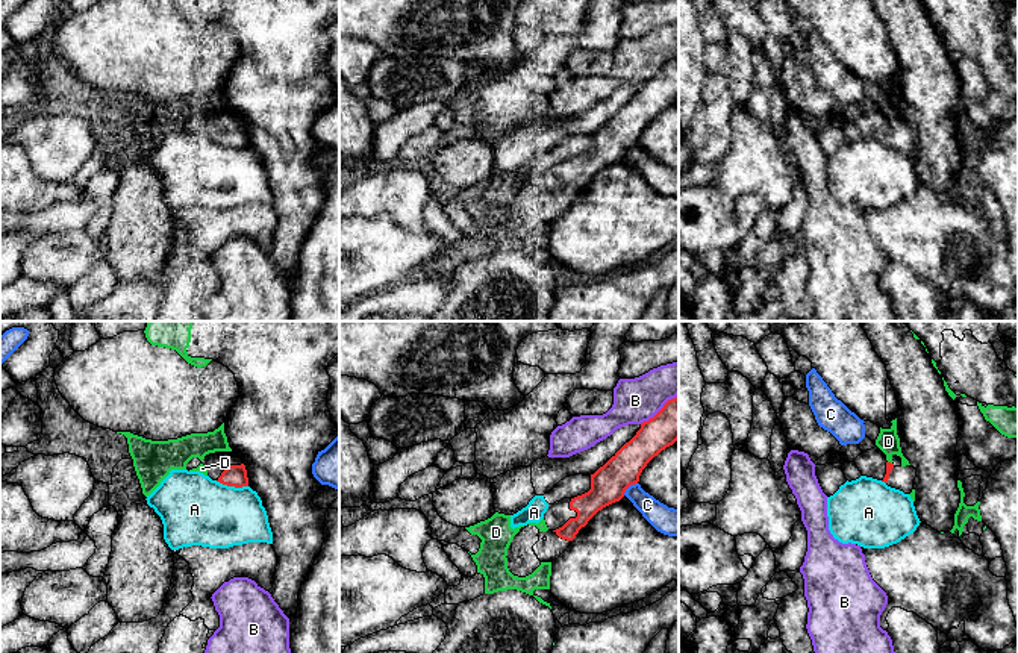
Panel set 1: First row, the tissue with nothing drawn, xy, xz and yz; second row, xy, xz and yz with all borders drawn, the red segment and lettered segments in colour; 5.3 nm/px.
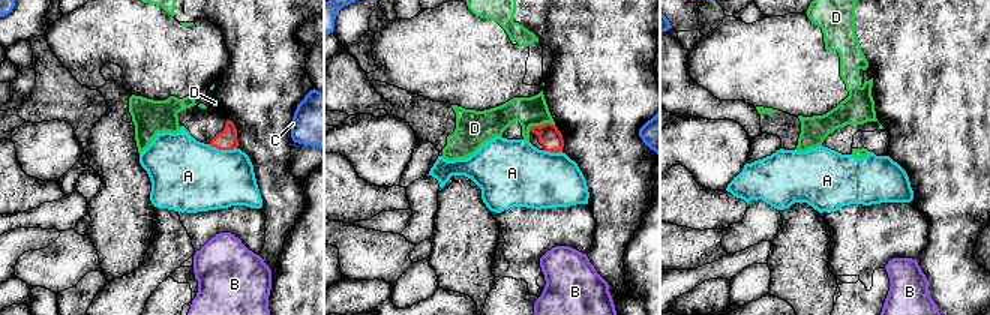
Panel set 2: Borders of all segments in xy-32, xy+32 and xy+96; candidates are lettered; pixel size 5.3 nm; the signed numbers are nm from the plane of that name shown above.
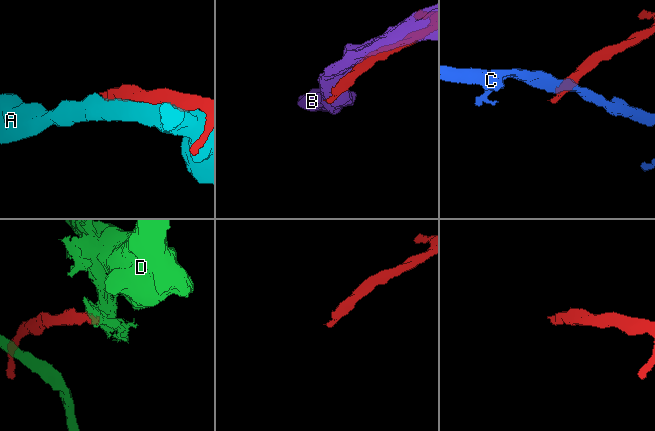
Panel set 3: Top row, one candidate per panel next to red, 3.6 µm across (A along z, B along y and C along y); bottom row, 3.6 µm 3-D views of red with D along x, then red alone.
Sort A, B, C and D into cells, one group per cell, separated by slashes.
A / B / C / D

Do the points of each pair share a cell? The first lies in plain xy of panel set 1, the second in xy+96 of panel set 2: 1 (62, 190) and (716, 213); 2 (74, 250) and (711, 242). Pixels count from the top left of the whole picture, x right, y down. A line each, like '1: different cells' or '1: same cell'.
1: same cell
2: same cell

